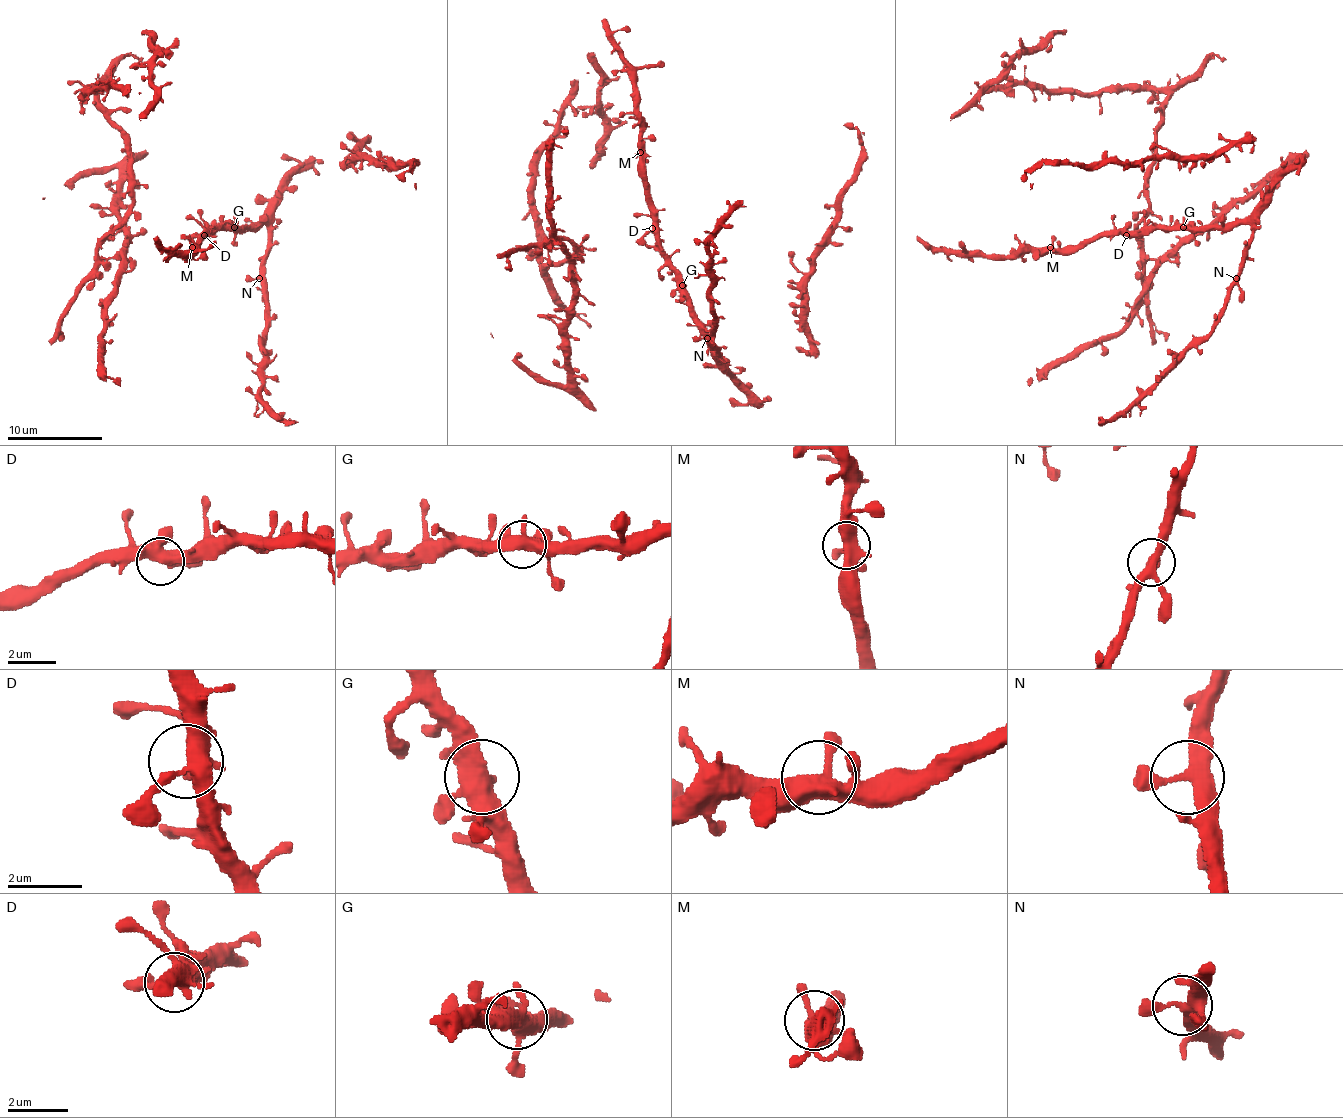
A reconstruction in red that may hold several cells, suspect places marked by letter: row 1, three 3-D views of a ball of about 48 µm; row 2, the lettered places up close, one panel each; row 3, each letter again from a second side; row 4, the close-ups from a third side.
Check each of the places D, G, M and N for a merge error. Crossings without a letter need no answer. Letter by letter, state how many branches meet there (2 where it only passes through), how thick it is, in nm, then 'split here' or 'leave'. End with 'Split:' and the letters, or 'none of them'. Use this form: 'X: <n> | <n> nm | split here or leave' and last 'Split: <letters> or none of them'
D: 4 | 420 nm | leave
G: 4 | 460 nm | leave
M: 4 | 420 nm | leave
N: 4 | 340 nm | leave
Split: none of them

